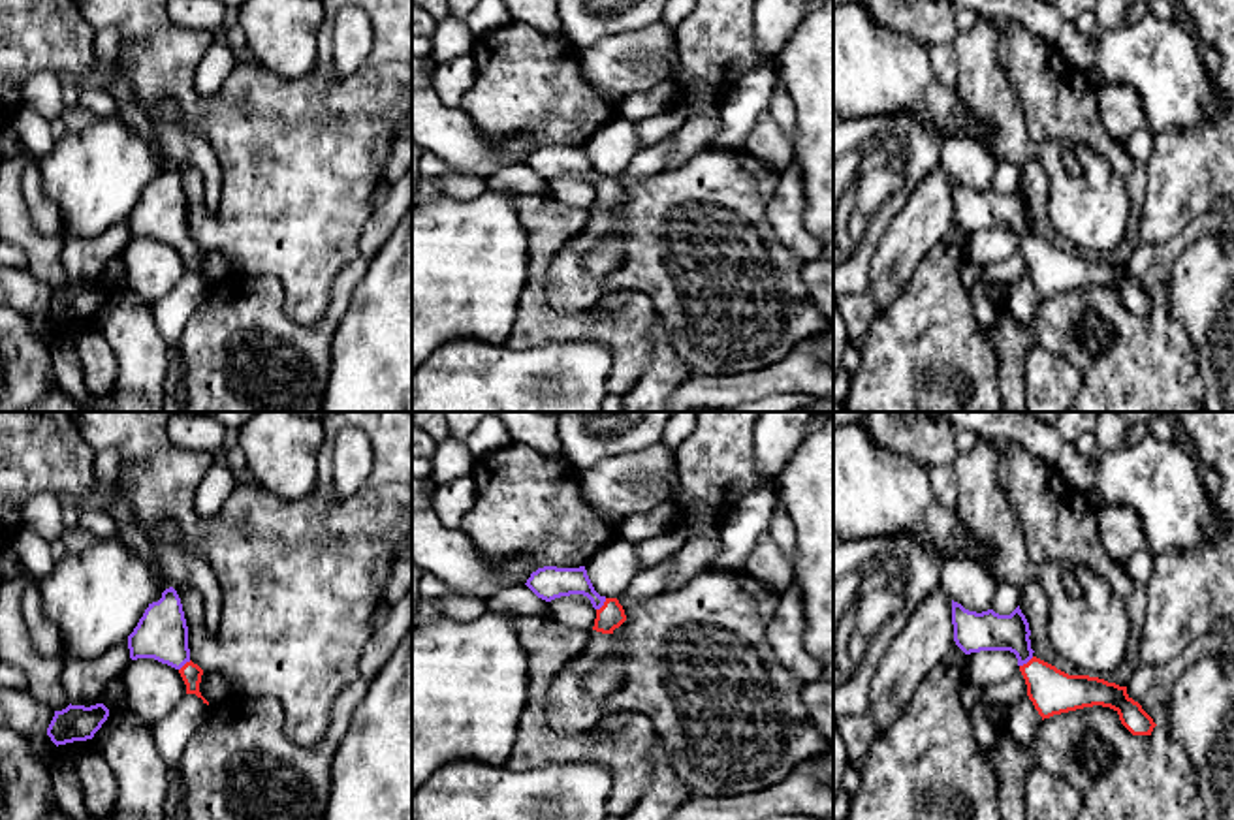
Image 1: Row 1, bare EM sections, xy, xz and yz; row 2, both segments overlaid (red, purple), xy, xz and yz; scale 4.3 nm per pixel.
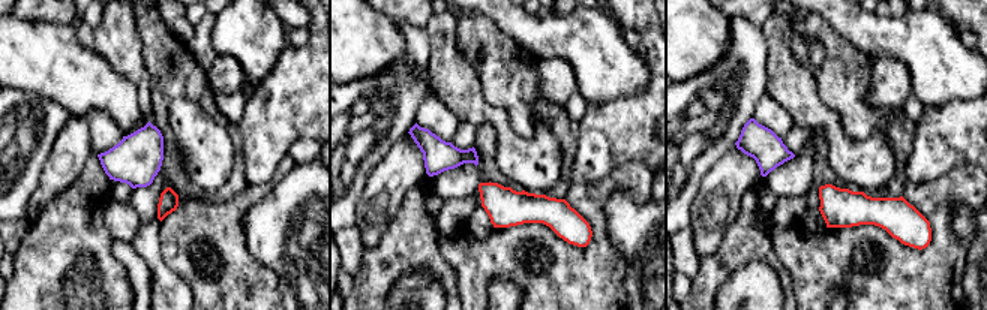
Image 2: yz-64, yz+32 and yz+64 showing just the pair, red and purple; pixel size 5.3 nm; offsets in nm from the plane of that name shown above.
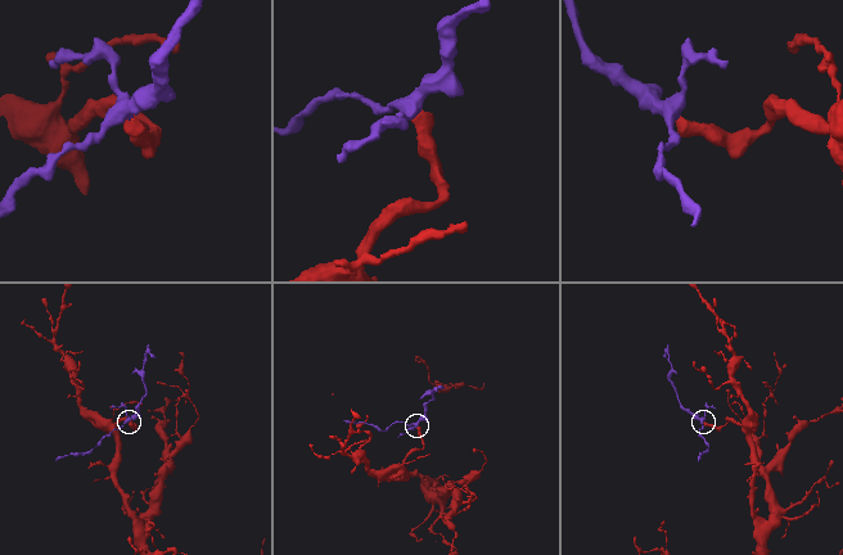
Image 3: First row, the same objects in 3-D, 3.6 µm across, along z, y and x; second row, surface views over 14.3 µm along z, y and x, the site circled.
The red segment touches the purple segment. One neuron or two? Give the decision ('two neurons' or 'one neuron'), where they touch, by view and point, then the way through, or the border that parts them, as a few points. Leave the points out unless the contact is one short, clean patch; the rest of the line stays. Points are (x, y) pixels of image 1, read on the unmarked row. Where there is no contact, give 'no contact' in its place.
one neuron; meets red in xz at (604, 183); runs through xz (610, 194), (604, 183), (578, 160), (552, 160)

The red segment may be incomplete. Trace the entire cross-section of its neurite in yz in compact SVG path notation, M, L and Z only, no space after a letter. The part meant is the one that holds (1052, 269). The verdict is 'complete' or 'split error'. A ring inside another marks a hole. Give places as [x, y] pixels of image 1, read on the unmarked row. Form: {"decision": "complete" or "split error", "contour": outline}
{"decision": "split error", "contour": "M952 179L954 220L965 231L1010 229L1018 237L1027 263L1027 275L1038 293L1053 293L1102 284L1119 293L1132 314L1151 314L1153 297L1127 273L1127 265L1089 254L1068 254L1036 237L1031 228L1031 209L1020 184L1010 194L993 188L976 192Z"}

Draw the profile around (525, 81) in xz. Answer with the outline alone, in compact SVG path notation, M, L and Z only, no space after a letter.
M512 21L476 36L476 81L461 109L493 141L529 132L538 147L585 145L617 118L619 98L579 75L579 51Z

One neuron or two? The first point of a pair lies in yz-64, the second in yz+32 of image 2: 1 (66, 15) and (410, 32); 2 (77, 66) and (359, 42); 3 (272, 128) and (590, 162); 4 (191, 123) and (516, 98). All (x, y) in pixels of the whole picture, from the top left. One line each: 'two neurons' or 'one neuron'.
1: two neurons
2: one neuron
3: one neuron
4: two neurons

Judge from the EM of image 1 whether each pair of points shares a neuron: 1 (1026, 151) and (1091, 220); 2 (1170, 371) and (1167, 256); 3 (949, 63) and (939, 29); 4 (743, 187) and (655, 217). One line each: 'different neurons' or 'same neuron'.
1: same neuron
2: same neuron
3: different neurons
4: same neuron

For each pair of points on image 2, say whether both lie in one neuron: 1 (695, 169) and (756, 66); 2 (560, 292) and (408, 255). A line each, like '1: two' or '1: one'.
1: one
2: two

